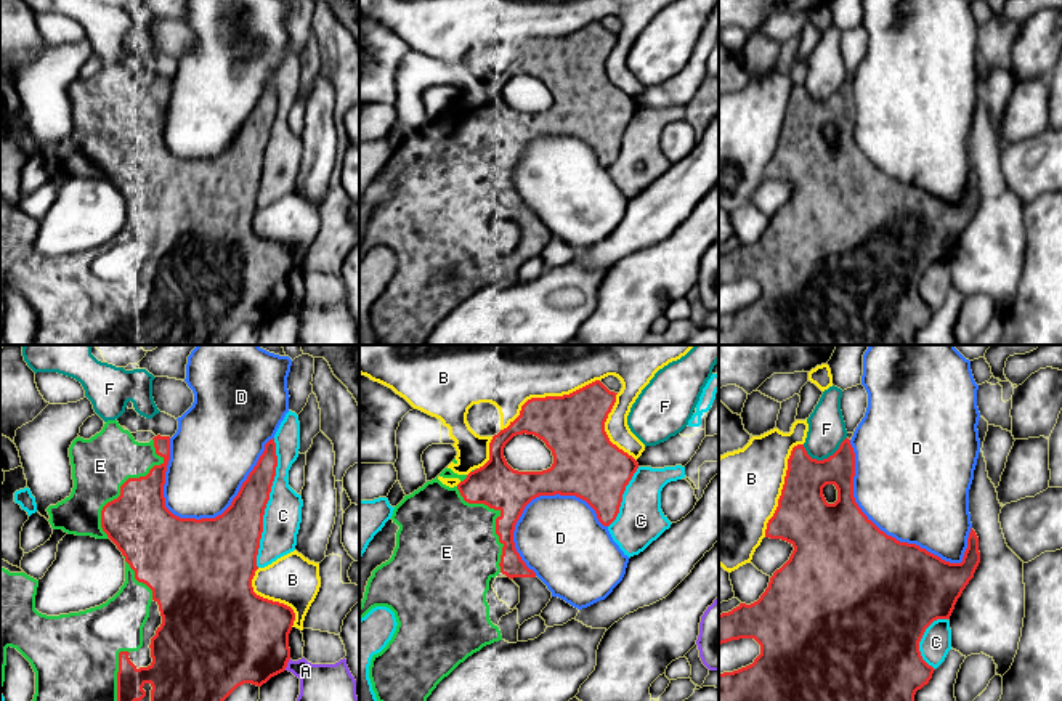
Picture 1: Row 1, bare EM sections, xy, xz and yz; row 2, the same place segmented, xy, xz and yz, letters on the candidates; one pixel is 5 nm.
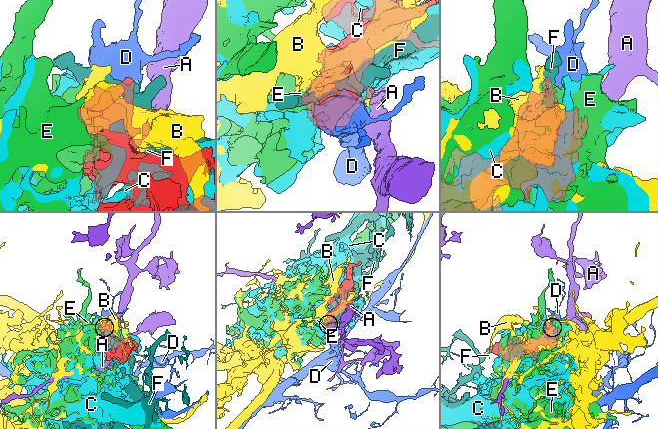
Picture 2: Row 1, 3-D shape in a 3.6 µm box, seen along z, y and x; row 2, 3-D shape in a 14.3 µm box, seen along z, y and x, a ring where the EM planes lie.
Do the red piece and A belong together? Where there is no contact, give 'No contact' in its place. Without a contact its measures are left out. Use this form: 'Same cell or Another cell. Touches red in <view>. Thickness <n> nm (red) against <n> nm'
Another cell. Touches red in xy. Thickness 440 nm (red) against 190 nm

